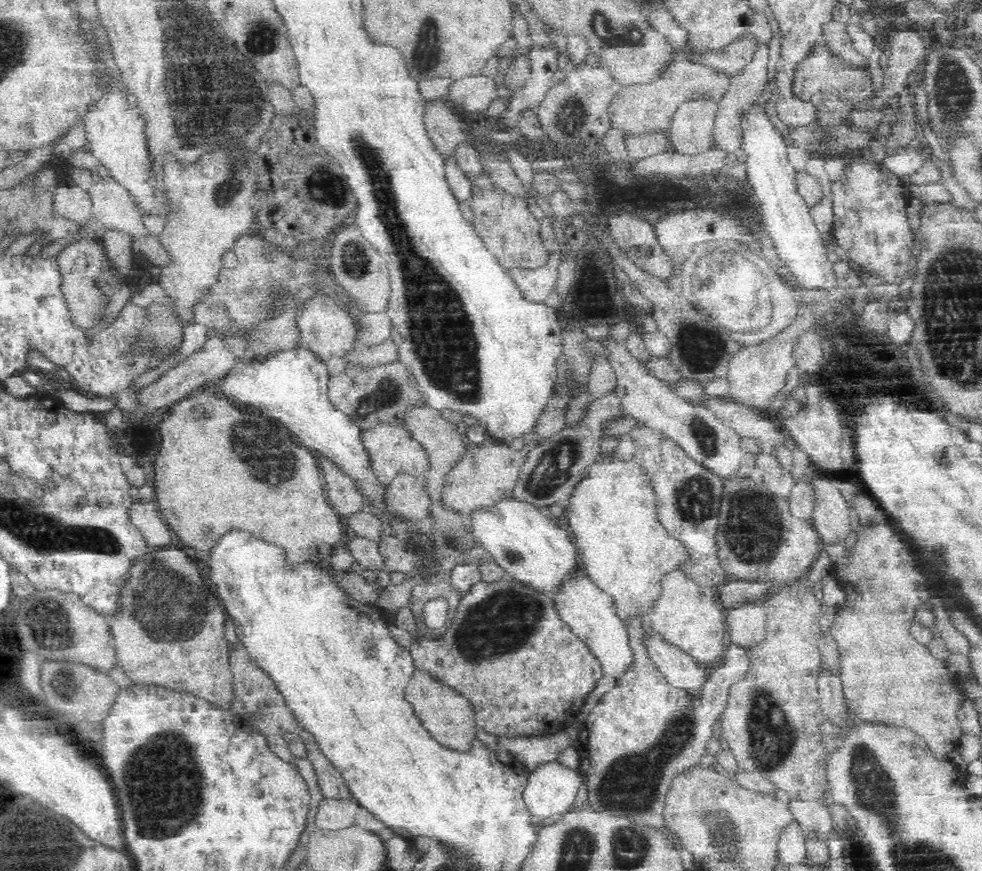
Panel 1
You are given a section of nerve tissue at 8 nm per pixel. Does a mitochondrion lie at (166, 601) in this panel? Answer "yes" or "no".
yes

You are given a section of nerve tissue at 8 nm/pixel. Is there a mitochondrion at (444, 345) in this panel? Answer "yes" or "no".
yes

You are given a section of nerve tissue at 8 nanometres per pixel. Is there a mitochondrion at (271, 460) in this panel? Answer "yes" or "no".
yes

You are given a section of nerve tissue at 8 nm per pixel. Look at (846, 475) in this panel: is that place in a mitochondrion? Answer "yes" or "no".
no

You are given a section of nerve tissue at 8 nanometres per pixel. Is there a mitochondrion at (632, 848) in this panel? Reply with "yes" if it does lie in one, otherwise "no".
yes

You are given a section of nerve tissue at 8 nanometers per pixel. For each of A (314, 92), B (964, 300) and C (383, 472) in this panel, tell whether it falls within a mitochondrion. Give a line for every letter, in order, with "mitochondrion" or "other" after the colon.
A: other
B: mitochondrion
C: other

